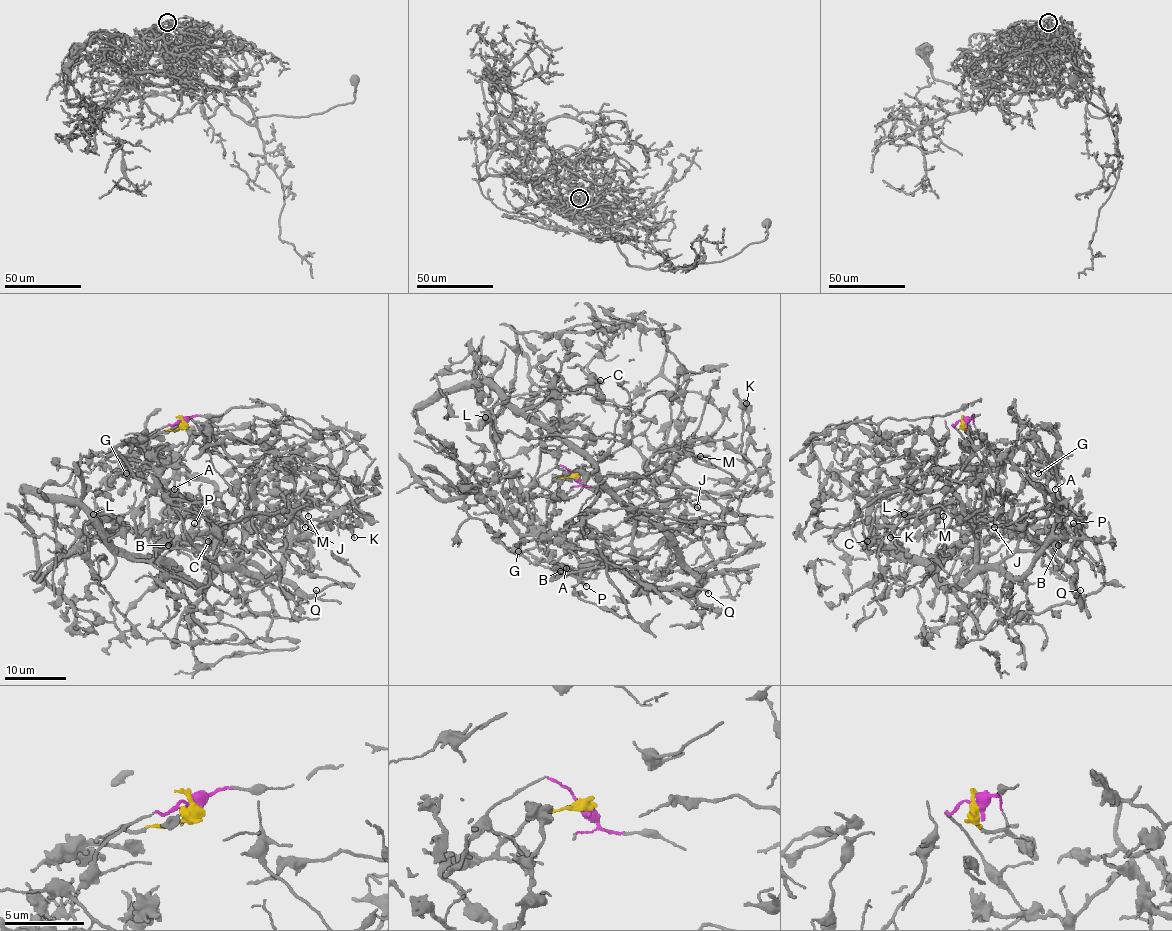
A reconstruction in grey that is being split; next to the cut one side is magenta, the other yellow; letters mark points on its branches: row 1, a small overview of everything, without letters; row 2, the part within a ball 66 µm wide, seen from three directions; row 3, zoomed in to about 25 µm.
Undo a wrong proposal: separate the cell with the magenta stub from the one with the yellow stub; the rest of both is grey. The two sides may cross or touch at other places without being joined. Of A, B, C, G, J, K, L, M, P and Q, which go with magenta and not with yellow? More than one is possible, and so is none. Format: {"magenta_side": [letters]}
{"magenta_side": ["C", "J", "K", "L", "M"]}

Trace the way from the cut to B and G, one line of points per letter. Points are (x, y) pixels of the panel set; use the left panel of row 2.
B: (182, 423), (129, 442), (149, 440), (146, 443), (163, 460), (215, 486), (213, 530), (167, 545)
G: (182, 423), (173, 430), (135, 436), (129, 442), (147, 440), (146, 443), (155, 454), (154, 458), (126, 474)

